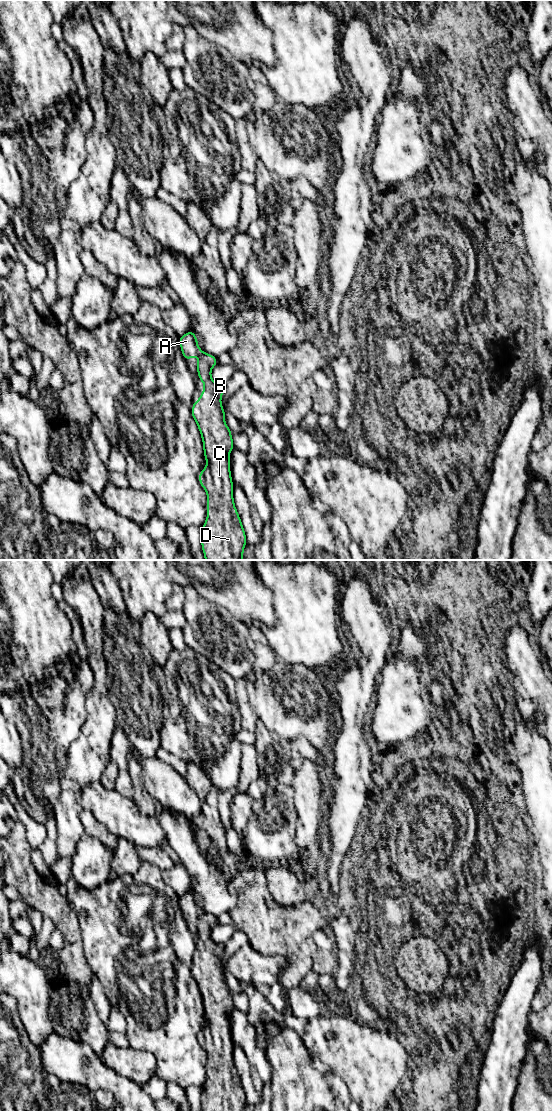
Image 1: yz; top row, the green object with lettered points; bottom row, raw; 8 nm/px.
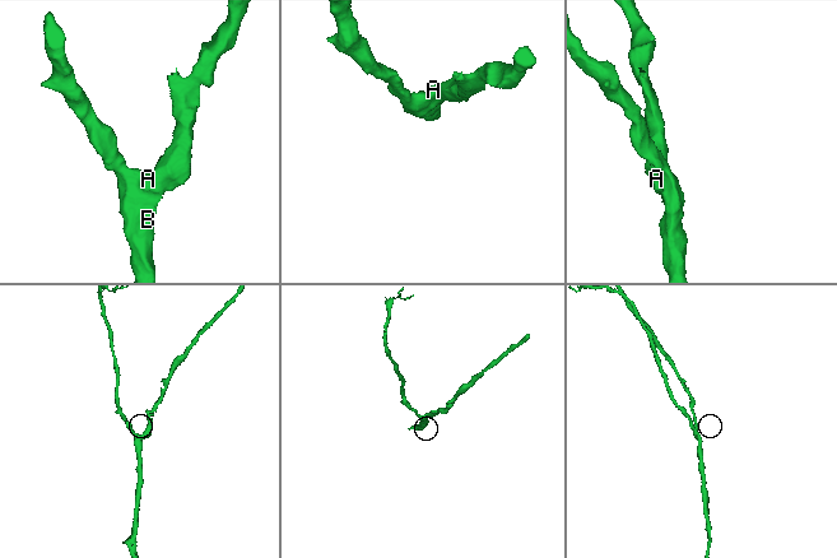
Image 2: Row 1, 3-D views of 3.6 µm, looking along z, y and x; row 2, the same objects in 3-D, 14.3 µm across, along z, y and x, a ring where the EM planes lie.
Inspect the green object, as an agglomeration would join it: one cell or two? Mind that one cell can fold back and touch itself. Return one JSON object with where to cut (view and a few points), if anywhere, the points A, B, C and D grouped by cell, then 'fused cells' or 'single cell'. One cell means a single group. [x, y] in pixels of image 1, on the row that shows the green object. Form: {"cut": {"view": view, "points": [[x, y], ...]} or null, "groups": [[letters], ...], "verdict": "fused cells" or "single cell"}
{"cut": null, "groups": [["A", "B", "C", "D"]], "verdict": "single cell"}

